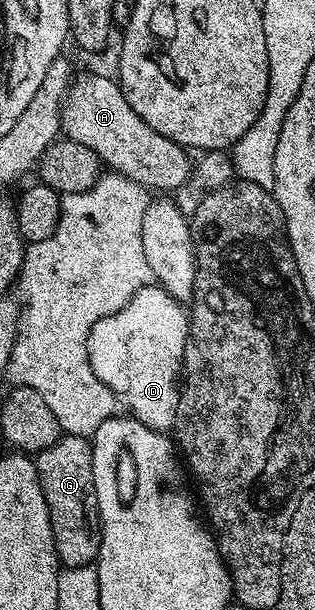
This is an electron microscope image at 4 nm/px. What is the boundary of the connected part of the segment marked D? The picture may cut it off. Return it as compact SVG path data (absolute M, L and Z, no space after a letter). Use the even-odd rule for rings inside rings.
M149 283L144 287L140 288L136 292L130 301L132 309L128 309L128 361L124 361L124 365L120 365L120 369L124 369L124 373L95 373L102 381L106 383L108 387L115 393L119 398L126 399L130 409L129 412L136 417L140 422L146 423L148 427L160 432L169 432L176 424L177 417L177 405L180 402L180 391L179 386L182 381L183 366L184 366L184 355L185 345L188 342L190 336L190 317L187 310L183 307L183 304L173 299L173 297L164 290L161 286L154 283Z

